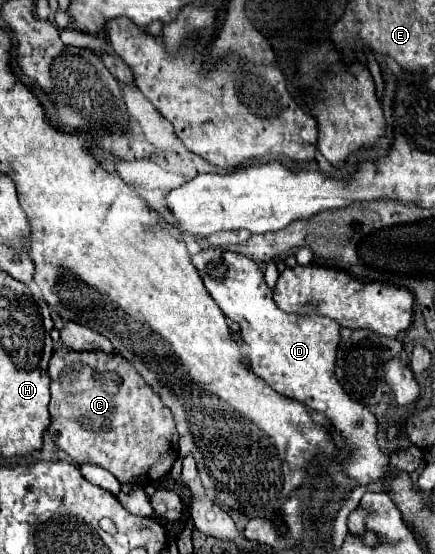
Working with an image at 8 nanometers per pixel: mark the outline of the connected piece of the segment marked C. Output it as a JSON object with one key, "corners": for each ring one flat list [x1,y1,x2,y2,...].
{"corners":[[60,346,50,360,50,414,52,424,48,428,50,438,60,450,64,450,76,464,94,464,116,476,118,482,130,482,134,486,148,486,166,476,178,456,178,436,172,412,160,402,142,376,124,360,118,352,106,354,102,350,74,352]]}

